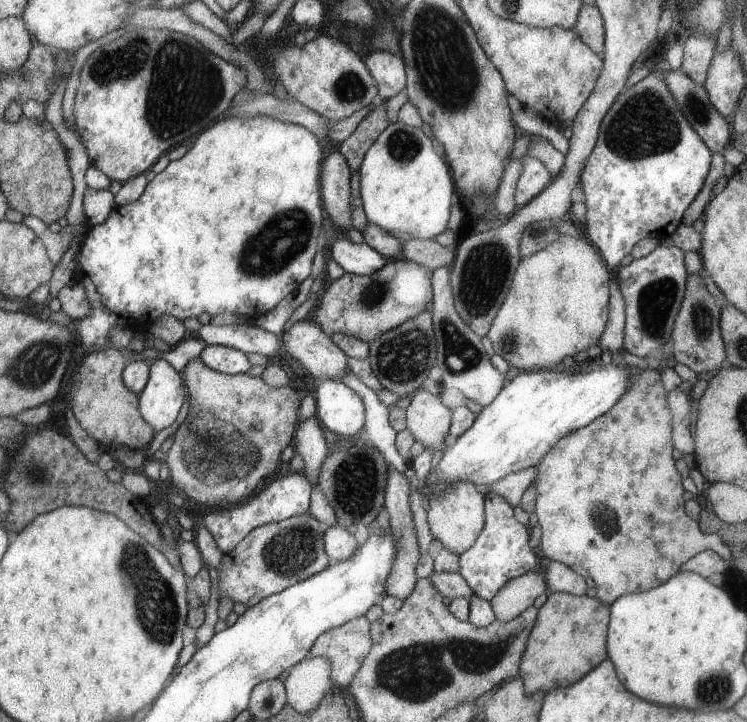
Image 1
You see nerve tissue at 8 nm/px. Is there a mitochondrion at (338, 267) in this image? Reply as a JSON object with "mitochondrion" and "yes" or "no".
{"mitochondrion":"no"}

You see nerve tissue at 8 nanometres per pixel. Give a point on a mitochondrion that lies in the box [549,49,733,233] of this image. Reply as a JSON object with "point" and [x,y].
{"point":[644,126]}

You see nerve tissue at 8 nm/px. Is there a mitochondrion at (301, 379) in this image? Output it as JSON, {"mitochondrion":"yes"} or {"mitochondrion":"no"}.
{"mitochondrion":"no"}

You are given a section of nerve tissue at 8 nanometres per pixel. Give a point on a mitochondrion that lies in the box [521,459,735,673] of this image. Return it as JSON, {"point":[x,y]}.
{"point":[602,519]}

